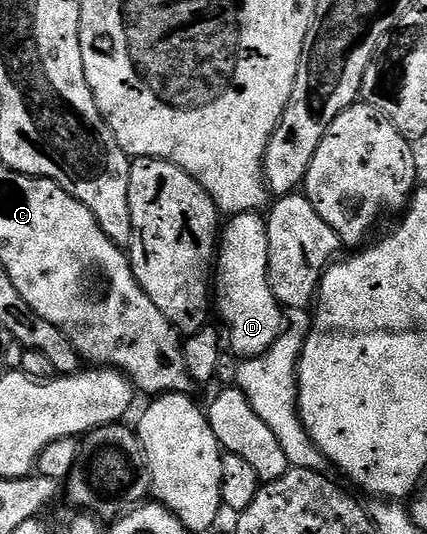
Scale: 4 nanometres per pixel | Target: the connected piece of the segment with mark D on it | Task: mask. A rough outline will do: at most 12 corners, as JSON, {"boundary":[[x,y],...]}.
{"boundary":[[234,215],[218,240],[213,299],[241,359],[284,328],[265,220]]}

